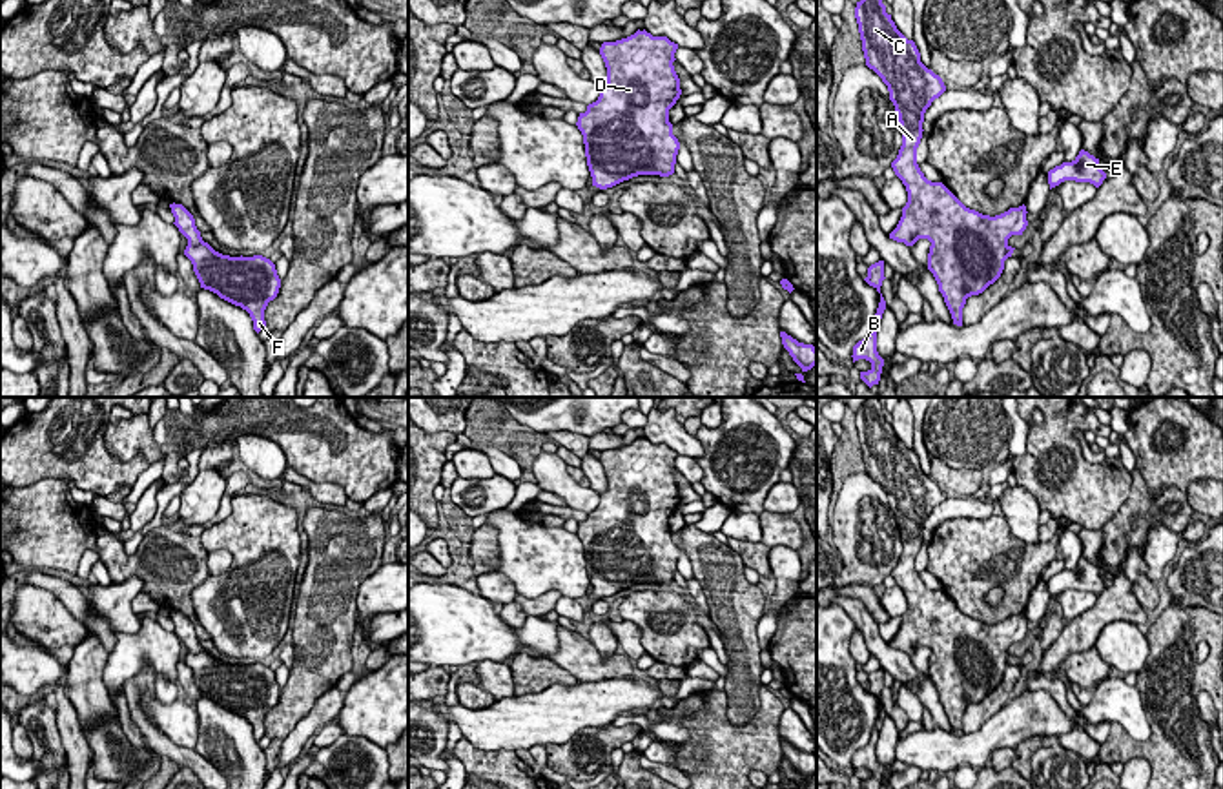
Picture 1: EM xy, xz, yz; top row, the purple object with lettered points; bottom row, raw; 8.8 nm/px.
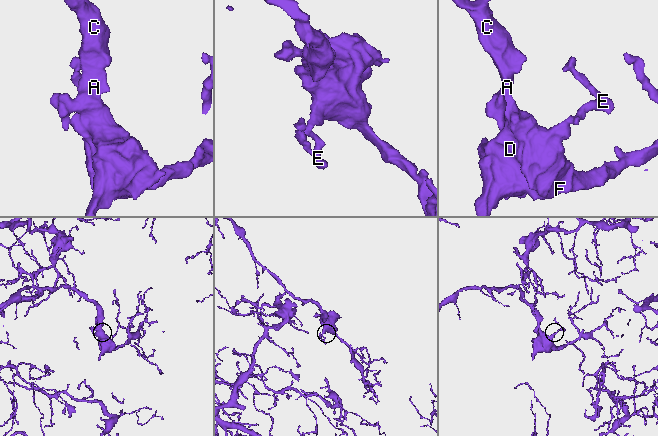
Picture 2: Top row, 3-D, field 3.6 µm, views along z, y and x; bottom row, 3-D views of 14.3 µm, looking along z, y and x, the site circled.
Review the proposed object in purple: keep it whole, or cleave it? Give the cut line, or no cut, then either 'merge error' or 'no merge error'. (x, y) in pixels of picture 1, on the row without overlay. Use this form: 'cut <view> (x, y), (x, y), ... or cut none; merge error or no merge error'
cut none; no merge error

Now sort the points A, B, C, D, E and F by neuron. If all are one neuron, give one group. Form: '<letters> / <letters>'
A B C D E F

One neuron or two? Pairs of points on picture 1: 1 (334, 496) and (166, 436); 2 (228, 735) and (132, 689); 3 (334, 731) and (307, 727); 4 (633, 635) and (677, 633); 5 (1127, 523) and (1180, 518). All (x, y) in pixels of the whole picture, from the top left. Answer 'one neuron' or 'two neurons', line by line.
1: two neurons
2: two neurons
3: two neurons
4: two neurons
5: one neuron

